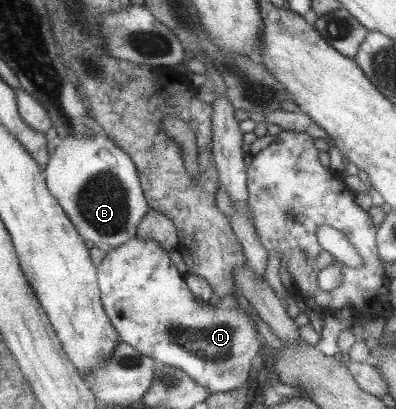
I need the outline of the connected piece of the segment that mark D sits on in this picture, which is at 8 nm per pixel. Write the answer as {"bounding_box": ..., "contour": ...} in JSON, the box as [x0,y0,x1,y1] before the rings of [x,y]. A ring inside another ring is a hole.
{"bounding_box":[96,236,262,393],"contour":[[[133,236],[124,244],[120,244],[116,248],[110,249],[105,253],[100,265],[97,266],[96,274],[100,301],[102,302],[104,313],[108,315],[110,323],[112,324],[112,327],[114,327],[116,335],[118,335],[119,341],[132,346],[132,348],[135,348],[144,356],[149,356],[160,365],[168,365],[183,370],[196,384],[206,388],[208,393],[226,392],[227,390],[241,387],[246,382],[249,370],[252,366],[252,360],[254,359],[254,356],[258,354],[259,350],[261,350],[260,344],[262,344],[262,338],[256,331],[254,320],[245,311],[221,311],[216,308],[216,306],[210,306],[208,302],[196,300],[187,288],[184,280],[185,278],[180,275],[180,272],[178,272],[175,266],[170,262],[167,251],[161,246],[158,246],[158,243],[155,240],[142,240]]]}

